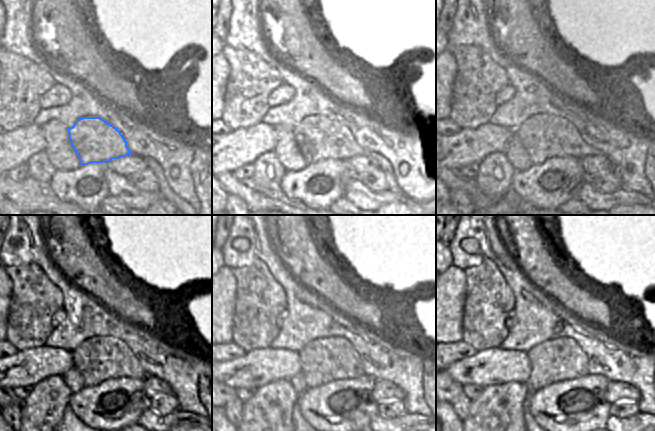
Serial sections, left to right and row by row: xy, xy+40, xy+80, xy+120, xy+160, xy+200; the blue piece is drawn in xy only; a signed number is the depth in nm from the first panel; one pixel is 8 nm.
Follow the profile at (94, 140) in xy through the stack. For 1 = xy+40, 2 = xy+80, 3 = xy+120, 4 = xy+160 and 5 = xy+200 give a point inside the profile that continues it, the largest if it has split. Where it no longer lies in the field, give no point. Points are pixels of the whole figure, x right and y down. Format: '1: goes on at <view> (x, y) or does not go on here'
1: goes on at xy+40 (318, 137)
2: goes on at xy+80 (544, 137)
3: goes on at xy+120 (97, 359)
4: goes on at xy+160 (330, 359)
5: goes on at xy+200 (562, 359)

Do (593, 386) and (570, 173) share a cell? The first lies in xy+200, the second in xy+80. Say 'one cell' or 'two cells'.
one cell

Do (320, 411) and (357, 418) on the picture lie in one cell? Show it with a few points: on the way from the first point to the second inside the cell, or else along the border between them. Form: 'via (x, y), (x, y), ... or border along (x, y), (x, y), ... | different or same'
via (329, 411), (338, 415), (348, 415) | same

